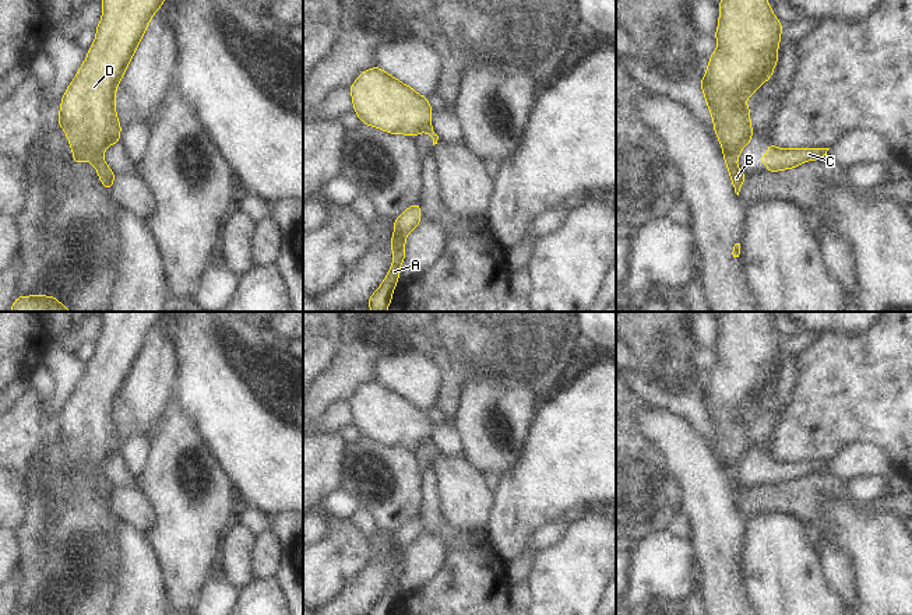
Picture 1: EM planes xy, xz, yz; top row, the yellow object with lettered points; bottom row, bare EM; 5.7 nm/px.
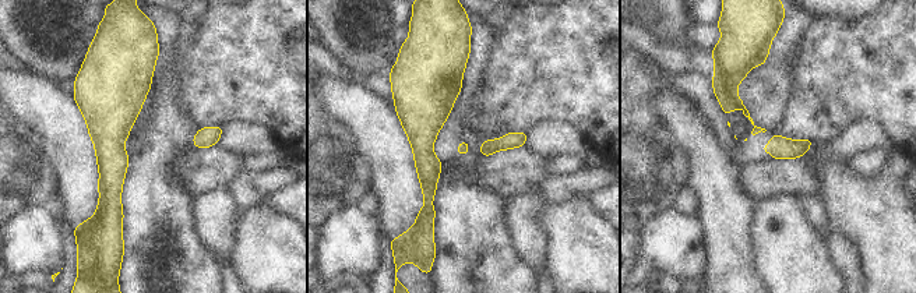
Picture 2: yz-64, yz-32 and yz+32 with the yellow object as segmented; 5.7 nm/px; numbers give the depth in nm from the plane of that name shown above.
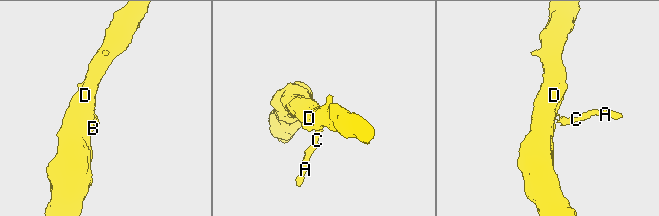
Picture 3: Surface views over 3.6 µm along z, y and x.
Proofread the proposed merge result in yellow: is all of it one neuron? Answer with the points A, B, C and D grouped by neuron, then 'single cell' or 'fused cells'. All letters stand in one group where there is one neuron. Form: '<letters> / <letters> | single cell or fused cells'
A C / B D | fused cells

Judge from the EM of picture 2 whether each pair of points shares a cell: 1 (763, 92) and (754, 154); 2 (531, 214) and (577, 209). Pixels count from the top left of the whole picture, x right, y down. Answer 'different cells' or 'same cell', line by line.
1: different cells
2: different cells

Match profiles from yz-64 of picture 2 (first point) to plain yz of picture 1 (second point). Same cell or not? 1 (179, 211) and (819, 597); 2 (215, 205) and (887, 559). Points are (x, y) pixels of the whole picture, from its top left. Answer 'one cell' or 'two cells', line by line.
1: one cell
2: two cells

